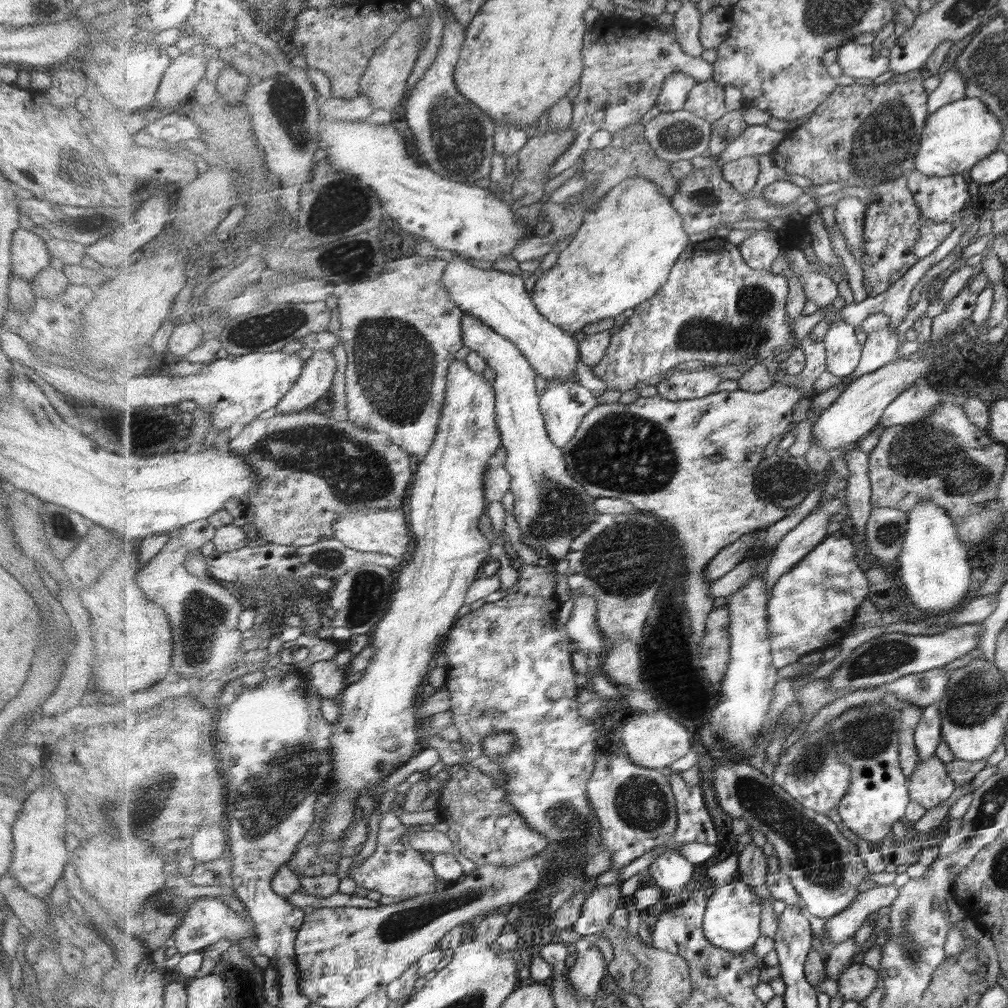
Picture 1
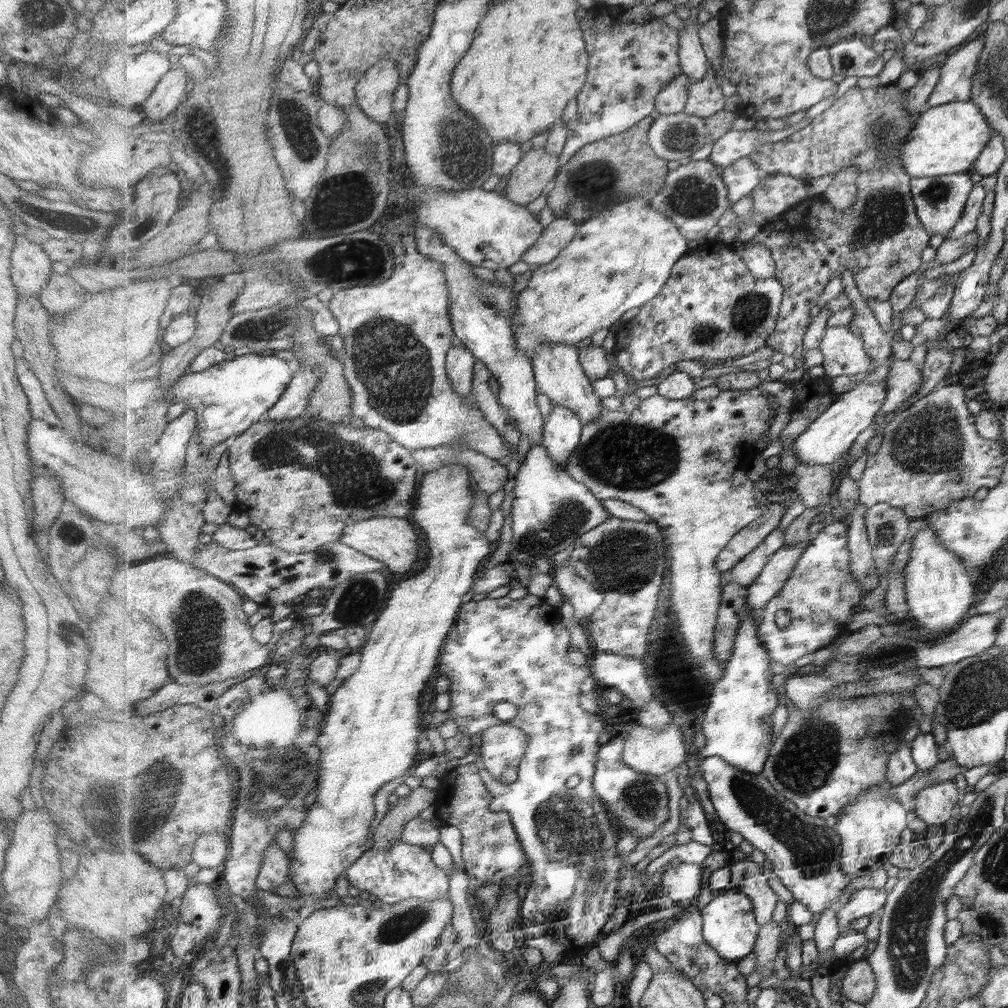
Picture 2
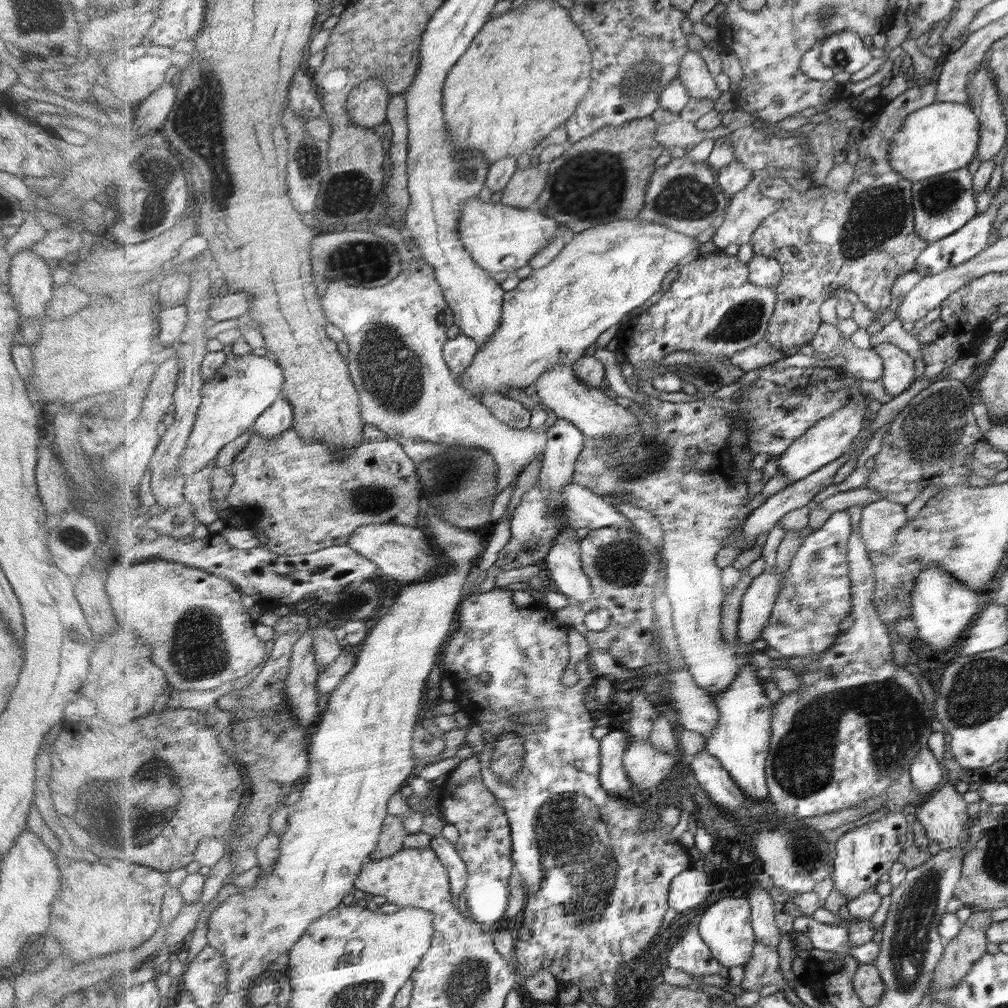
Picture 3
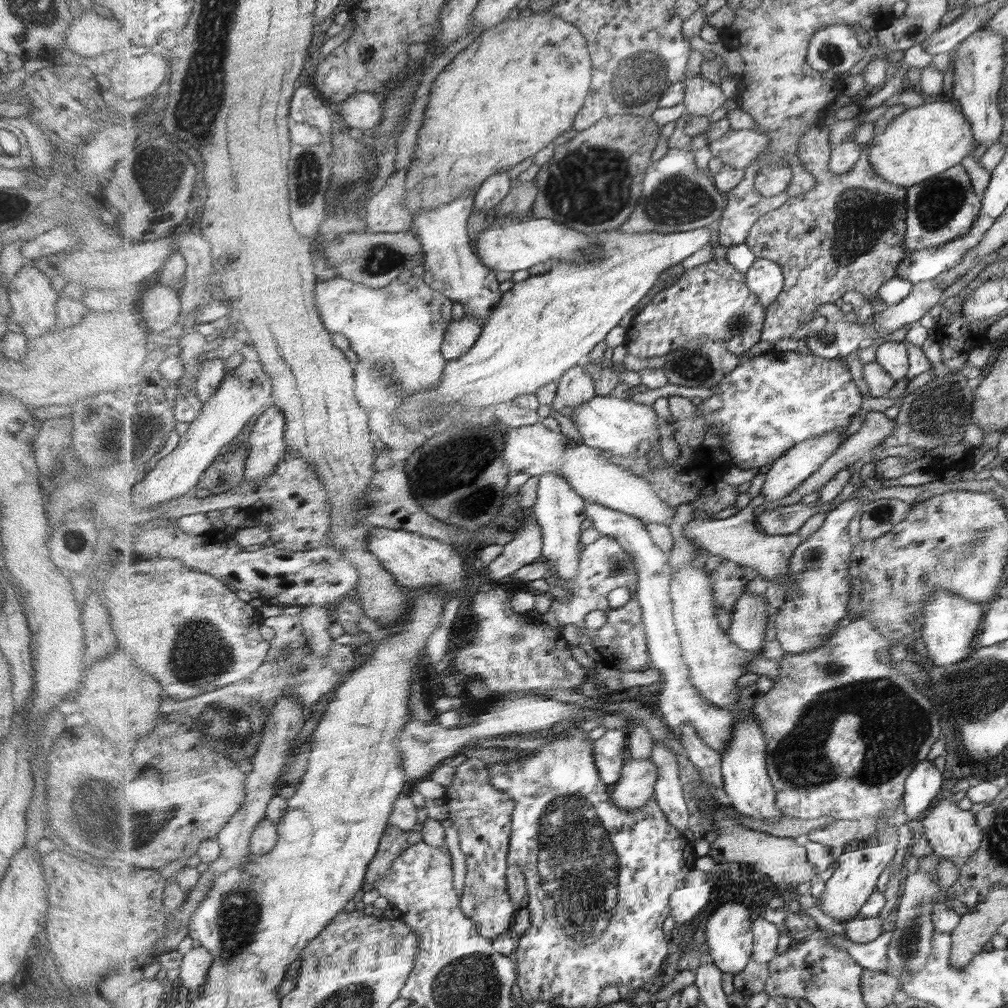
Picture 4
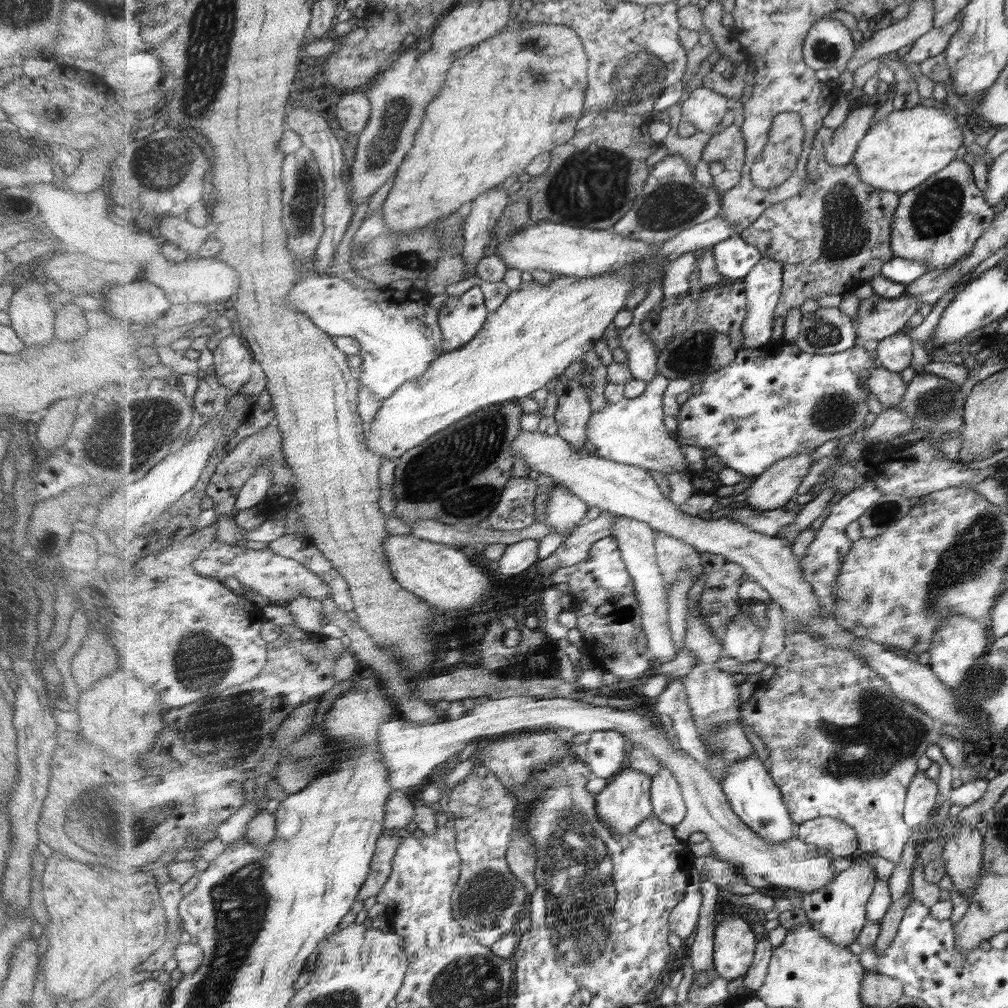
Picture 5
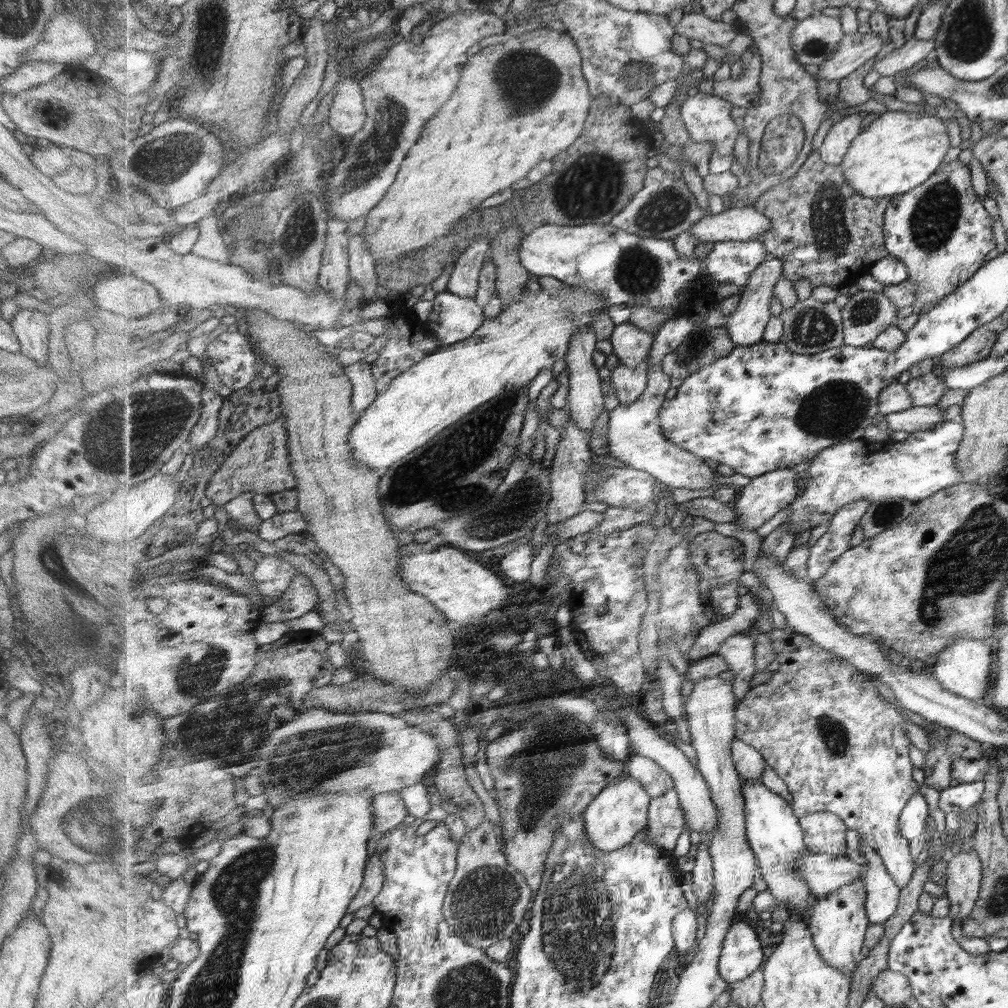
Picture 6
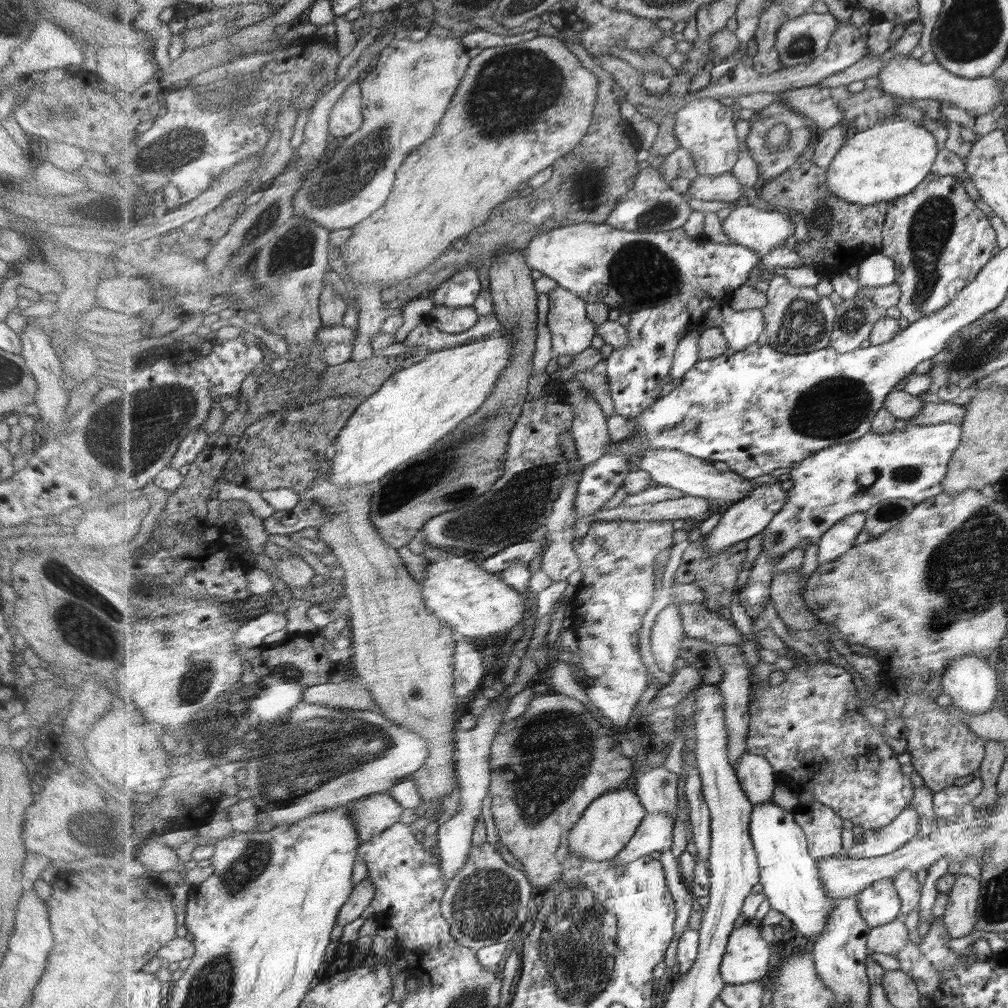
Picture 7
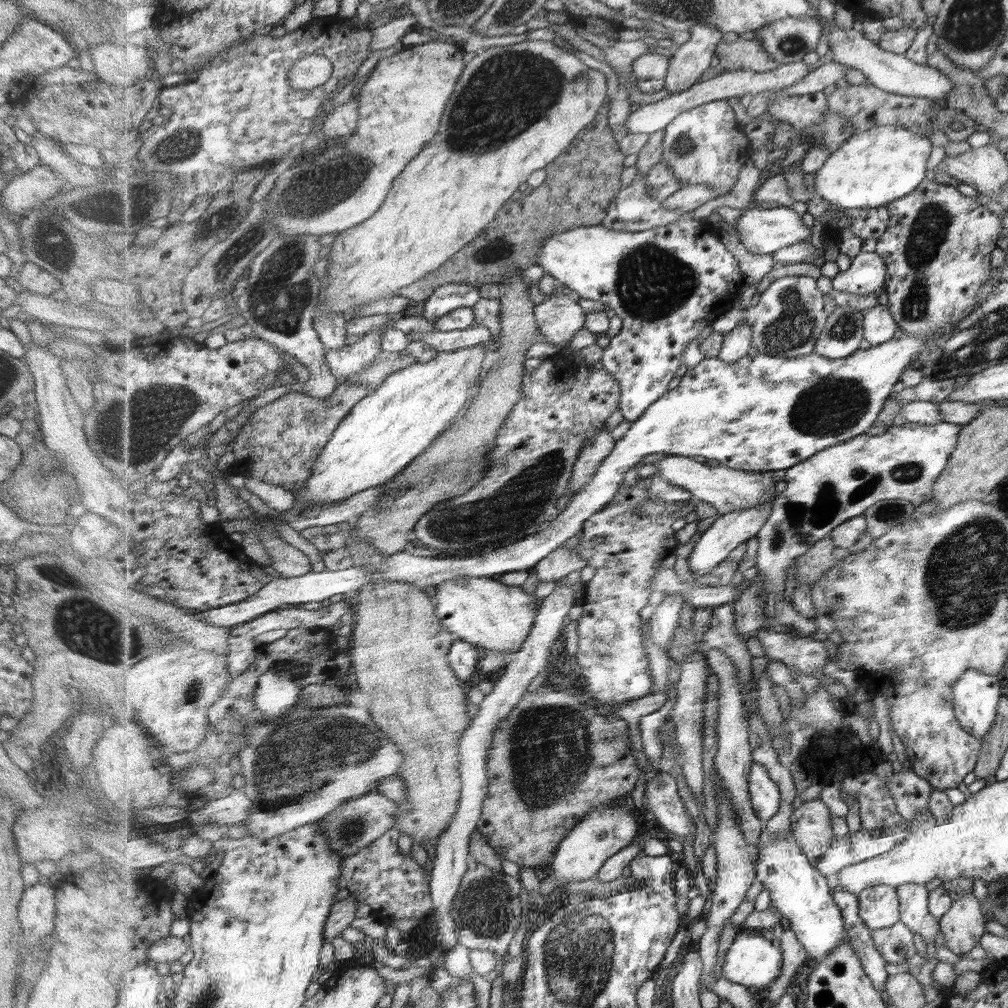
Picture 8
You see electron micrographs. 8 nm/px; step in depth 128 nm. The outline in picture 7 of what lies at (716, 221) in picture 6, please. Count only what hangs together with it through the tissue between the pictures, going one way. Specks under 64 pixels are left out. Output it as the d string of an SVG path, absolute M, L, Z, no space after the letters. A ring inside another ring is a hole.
M752 205L732 207L733 211L722 221L725 234L731 242L757 252L761 260L789 243L795 234L795 224L784 212L761 210Z

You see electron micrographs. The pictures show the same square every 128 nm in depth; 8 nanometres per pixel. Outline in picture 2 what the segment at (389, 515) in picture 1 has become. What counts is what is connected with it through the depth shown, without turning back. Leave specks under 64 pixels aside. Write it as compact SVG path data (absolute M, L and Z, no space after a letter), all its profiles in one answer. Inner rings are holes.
M370 518L347 526L340 541L358 552L376 558L385 564L386 572L405 574L411 572L419 562L419 536L413 528L414 522L405 518Z

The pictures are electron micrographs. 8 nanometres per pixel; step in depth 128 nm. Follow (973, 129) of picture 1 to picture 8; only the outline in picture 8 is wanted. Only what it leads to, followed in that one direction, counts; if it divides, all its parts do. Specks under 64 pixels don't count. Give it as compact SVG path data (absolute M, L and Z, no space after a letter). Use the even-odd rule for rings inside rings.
M887 125L871 130L856 132L839 150L831 153L827 162L816 172L815 188L825 200L839 208L867 209L888 206L893 201L909 196L925 180L929 157L933 150L931 140L926 136L915 134L904 126Z

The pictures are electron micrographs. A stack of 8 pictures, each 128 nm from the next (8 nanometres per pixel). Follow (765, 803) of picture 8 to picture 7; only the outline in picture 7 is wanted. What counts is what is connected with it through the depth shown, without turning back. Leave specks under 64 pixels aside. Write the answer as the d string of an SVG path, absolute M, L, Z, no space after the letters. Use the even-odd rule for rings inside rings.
M747 752L739 759L736 772L743 791L749 796L754 807L771 803L775 785L778 783L773 766L767 759Z

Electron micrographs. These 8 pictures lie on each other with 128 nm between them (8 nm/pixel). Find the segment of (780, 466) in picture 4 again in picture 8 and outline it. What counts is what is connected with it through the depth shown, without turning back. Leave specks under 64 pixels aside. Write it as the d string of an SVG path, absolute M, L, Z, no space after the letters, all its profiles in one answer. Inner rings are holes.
M763 502L755 508L731 511L729 514L720 515L714 523L701 534L701 538L695 543L694 549L687 560L689 569L694 574L709 574L713 572L723 561L727 560L740 545L757 533L765 526L771 516L774 502Z

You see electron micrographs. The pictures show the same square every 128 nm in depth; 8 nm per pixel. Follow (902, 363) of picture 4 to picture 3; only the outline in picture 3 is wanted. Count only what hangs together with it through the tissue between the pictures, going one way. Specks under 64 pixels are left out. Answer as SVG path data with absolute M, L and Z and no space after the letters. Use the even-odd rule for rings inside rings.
M892 343L876 346L875 351L884 360L882 382L886 392L893 395L894 398L901 396L915 382L916 358Z

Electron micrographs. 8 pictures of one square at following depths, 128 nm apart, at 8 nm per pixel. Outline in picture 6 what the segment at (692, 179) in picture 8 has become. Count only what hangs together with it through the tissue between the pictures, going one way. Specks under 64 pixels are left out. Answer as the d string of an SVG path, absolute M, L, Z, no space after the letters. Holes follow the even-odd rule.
M697 93L688 97L681 105L682 119L686 122L691 141L695 142L714 142L714 153L710 158L710 172L723 174L731 171L731 167L736 162L735 147L741 128L739 122L733 119L734 103L721 98L713 93Z

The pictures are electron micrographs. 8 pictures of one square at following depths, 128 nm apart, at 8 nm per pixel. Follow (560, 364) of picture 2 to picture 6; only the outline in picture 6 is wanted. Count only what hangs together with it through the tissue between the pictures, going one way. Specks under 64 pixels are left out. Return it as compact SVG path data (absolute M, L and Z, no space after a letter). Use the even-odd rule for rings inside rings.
M685 314L673 317L660 327L650 352L651 357L649 357L651 372L649 385L639 401L631 405L620 405L610 412L606 438L607 448L613 458L629 467L652 474L662 486L688 488L689 490L711 490L718 486L715 483L716 471L696 454L683 450L682 447L668 440L660 423L661 408L667 402L665 394L671 390L672 386L672 376L662 368L663 357L667 353L675 352L695 328L691 318Z

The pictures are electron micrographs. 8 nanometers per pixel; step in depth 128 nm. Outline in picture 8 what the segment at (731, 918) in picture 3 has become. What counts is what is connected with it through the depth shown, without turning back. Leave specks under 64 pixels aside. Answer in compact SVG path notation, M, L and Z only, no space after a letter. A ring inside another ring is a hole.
M742 928L737 932L730 948L727 950L722 970L725 978L735 984L743 984L761 993L763 988L768 988L781 976L783 966L783 953L780 946L775 946L771 940L762 935L762 931Z

